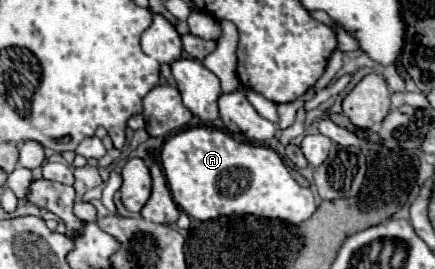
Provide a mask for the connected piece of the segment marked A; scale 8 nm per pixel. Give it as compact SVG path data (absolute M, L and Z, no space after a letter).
M212 126L187 128L173 134L160 149L160 162L173 200L197 220L253 214L301 224L315 212L313 192L295 182L275 150L237 141L230 133Z

